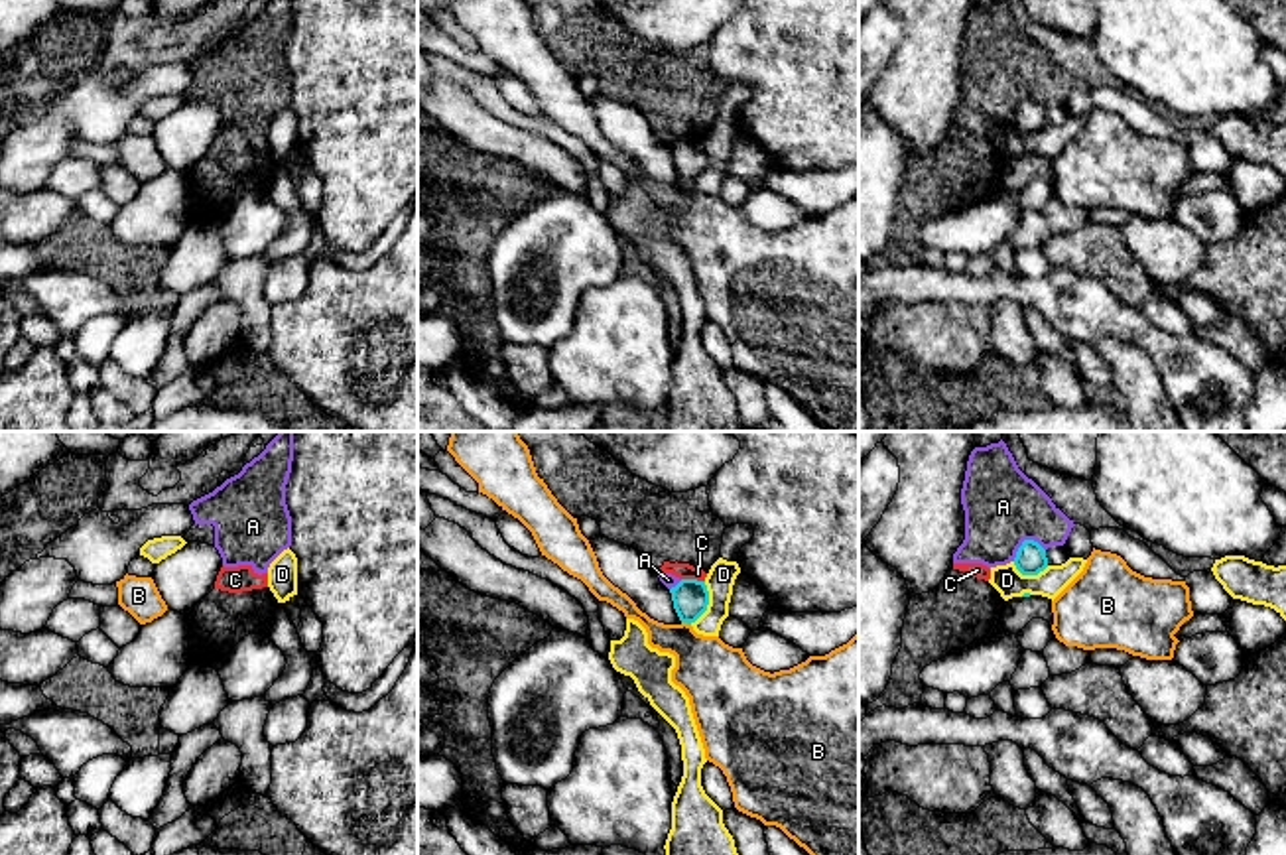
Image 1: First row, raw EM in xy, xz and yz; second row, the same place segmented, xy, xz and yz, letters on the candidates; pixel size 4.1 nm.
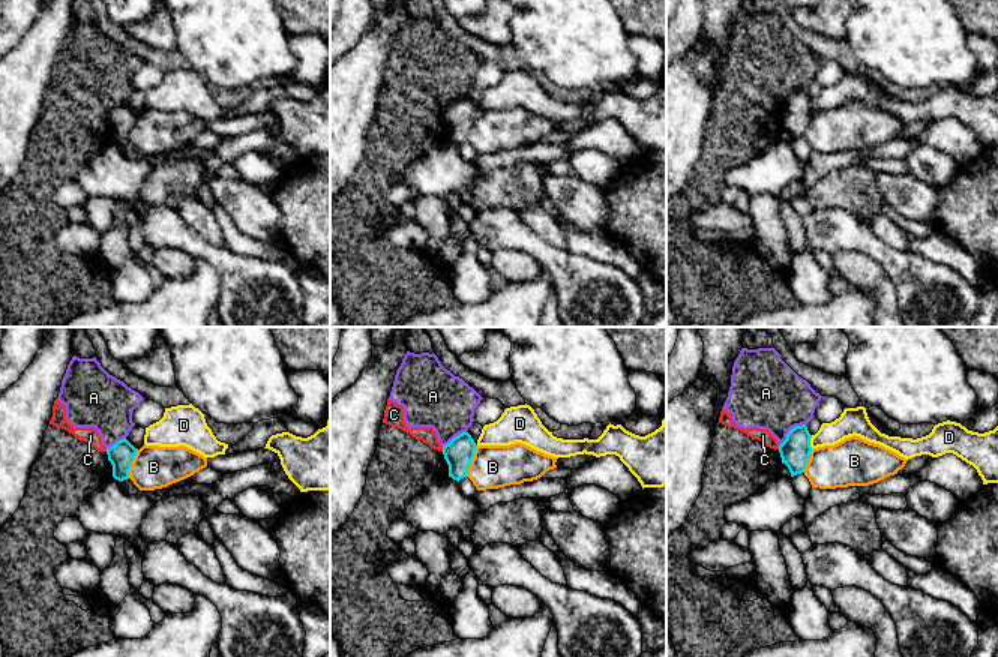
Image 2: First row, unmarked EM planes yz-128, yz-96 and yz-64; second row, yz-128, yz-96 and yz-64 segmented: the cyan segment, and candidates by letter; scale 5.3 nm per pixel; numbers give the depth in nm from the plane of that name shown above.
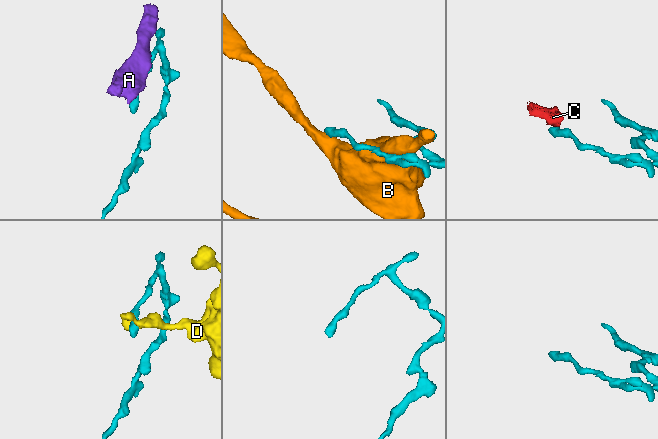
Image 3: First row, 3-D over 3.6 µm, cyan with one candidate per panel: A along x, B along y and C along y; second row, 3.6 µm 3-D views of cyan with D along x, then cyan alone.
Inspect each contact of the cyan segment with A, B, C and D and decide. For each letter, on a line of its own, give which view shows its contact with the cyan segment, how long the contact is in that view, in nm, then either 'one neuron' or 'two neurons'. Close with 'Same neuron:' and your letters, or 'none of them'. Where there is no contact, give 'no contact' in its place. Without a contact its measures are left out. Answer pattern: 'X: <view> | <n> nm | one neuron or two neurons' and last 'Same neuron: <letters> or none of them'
A: yz | 140 nm | two neurons
B: xz | 40 nm | two neurons
C: xz | 100 nm | two neurons
D: xz | 190 nm | two neurons
Same neuron: none of them

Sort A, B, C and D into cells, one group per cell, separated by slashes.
A C / B / D

